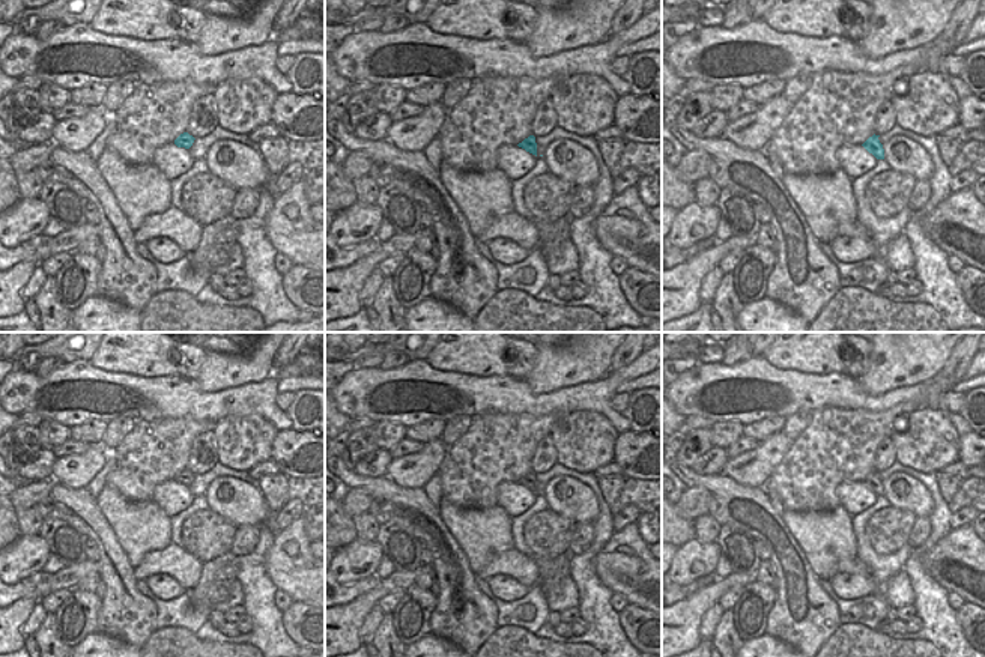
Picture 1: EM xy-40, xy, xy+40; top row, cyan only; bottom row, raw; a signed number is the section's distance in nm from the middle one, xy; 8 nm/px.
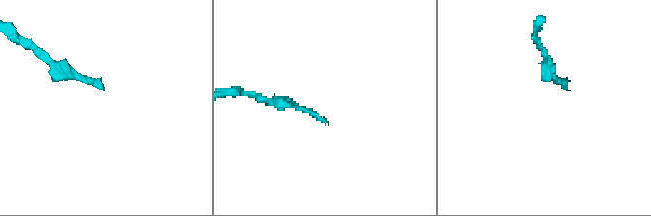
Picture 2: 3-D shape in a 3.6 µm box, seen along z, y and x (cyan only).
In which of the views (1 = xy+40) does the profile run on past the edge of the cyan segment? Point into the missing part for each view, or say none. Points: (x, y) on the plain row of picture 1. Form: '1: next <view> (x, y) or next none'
1: next none

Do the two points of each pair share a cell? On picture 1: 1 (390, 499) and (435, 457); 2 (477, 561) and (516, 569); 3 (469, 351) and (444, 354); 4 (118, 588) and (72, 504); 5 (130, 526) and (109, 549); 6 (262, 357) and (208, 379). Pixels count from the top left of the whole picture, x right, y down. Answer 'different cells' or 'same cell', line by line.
1: different cells
2: different cells
3: same cell
4: same cell
5: different cells
6: same cell

